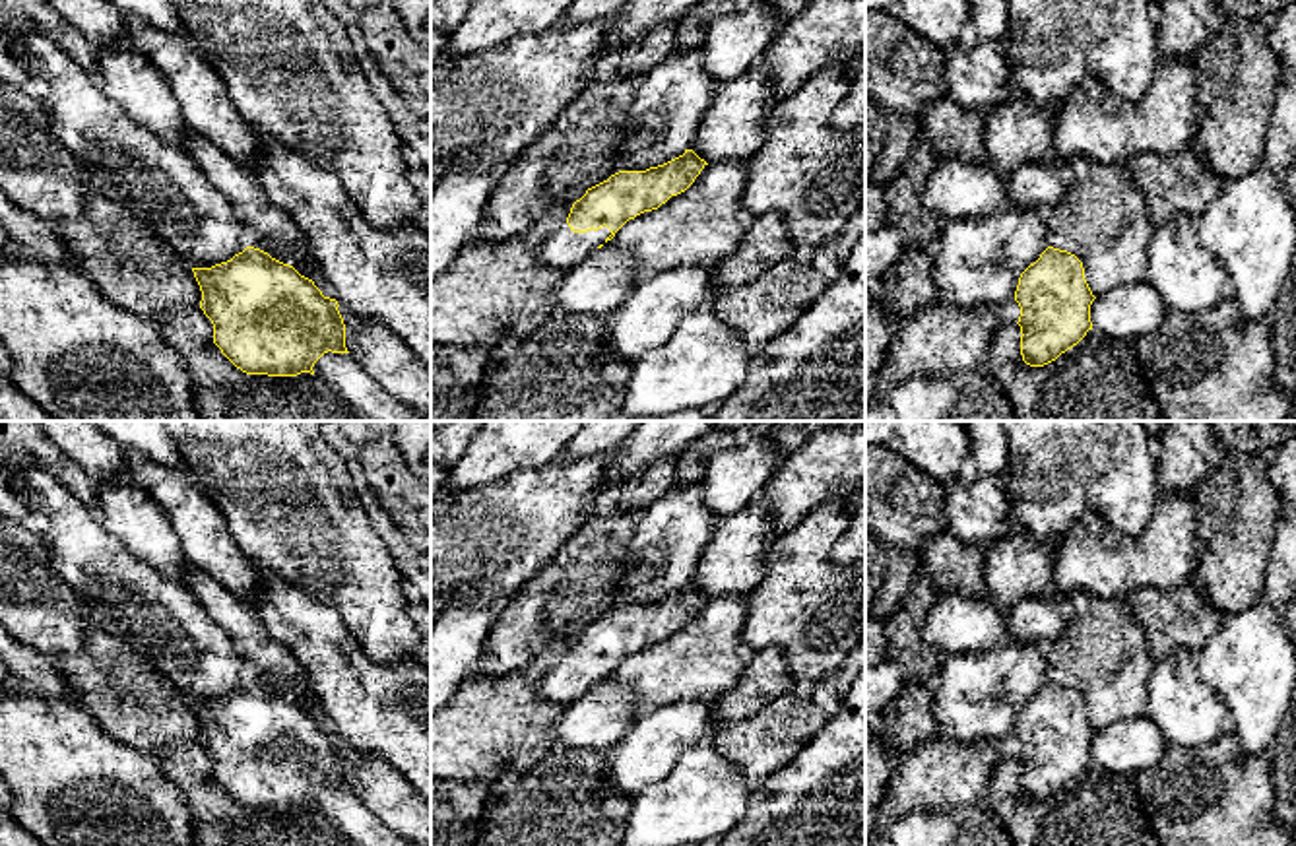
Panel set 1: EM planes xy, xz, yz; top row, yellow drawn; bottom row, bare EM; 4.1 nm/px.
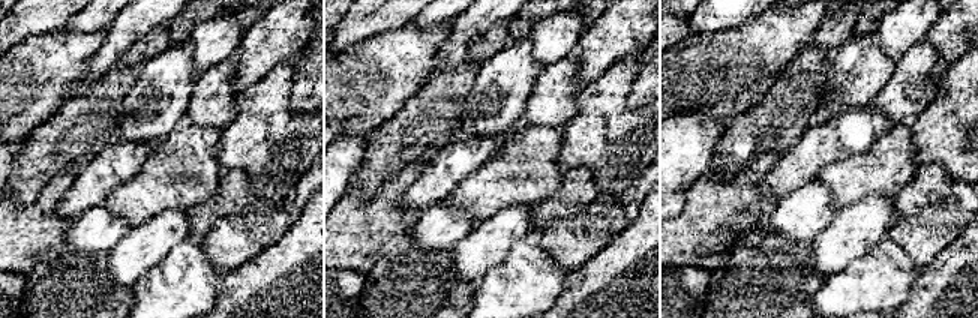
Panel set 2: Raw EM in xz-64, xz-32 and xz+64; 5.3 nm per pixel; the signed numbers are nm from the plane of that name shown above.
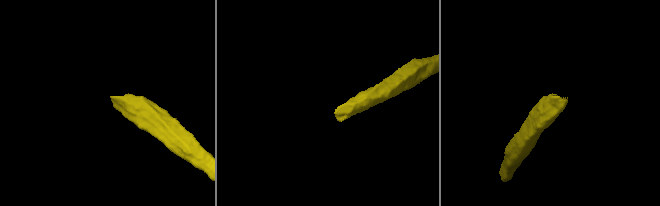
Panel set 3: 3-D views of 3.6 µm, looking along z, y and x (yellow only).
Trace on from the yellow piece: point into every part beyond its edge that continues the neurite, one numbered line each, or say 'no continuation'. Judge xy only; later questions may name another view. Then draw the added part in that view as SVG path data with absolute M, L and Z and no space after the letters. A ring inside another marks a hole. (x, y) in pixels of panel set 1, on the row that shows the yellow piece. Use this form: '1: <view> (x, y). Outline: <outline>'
no continuation

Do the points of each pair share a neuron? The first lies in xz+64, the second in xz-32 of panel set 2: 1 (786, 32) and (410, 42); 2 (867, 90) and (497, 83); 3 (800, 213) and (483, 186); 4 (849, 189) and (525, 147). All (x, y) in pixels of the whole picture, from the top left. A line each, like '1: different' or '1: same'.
1: same
2: same
3: different
4: same

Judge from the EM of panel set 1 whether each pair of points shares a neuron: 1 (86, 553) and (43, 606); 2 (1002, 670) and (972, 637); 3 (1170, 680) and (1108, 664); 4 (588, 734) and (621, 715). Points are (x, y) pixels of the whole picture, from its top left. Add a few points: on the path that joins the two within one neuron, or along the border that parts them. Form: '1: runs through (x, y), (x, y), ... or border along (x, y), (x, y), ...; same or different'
1: border along (41, 540), (57, 575), (84, 604), (88, 619); different
2: border along (1007, 641), (992, 649), (953, 652), (943, 658); different
3: border along (1155, 664), (1147, 682), (1147, 707), (1143, 715); different
4: runs through (596, 726), (608, 715), (614, 715); same

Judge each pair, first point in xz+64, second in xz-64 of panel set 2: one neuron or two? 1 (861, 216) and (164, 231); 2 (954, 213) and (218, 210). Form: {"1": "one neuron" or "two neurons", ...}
{"1": "one neuron", "2": "two neurons"}

